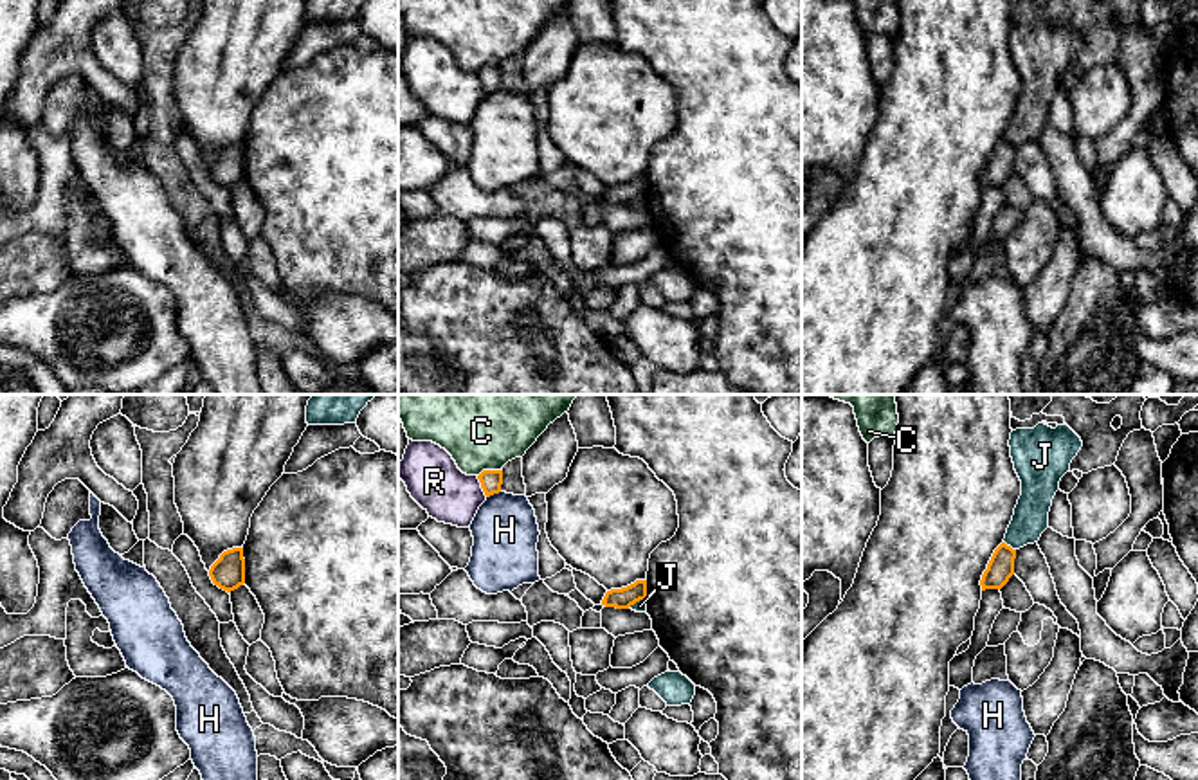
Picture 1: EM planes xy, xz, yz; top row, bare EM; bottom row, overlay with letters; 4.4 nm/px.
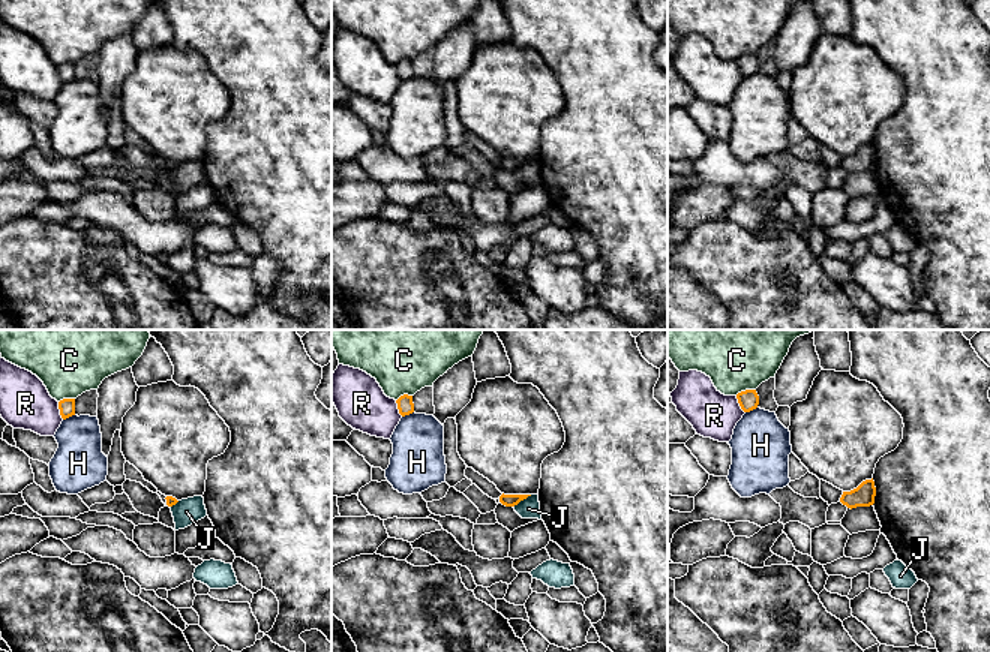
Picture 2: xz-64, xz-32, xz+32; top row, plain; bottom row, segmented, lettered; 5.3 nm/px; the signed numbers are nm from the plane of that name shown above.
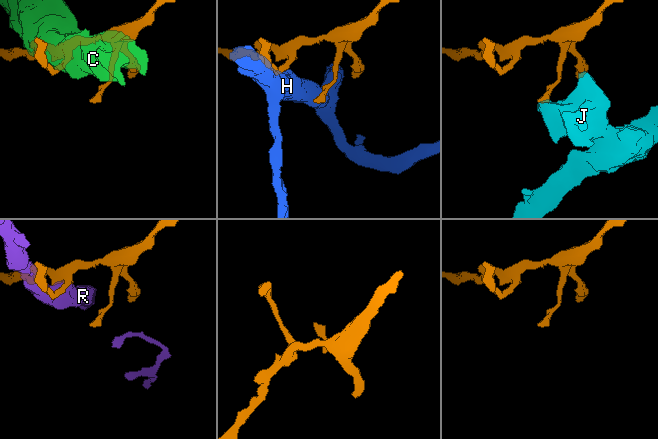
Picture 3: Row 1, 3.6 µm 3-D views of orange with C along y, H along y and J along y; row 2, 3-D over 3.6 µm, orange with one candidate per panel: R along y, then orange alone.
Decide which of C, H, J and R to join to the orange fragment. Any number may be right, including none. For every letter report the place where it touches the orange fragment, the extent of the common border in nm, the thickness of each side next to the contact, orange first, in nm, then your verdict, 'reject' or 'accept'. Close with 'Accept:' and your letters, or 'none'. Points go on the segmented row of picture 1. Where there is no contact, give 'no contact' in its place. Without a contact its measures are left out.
C: xz (489, 471) | 120 nm | 100/460 nm | reject
H: xz (492, 494) | 70 nm | 100/300 nm | reject
J: yz (1009, 546) | 70 nm | 120/160 nm | reject
R: xz (481, 487) | 110 nm | 100/240 nm | reject
Accept: none

